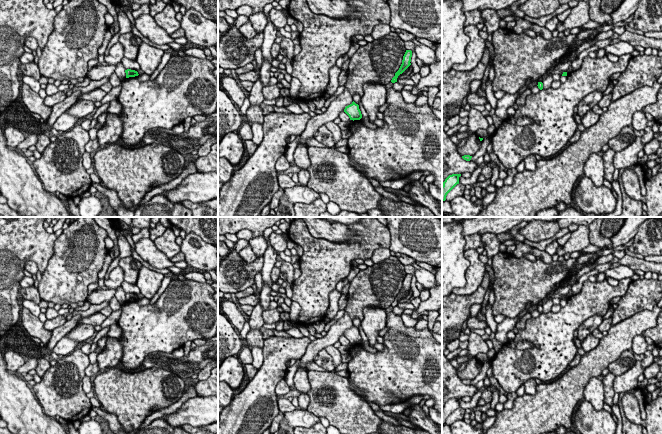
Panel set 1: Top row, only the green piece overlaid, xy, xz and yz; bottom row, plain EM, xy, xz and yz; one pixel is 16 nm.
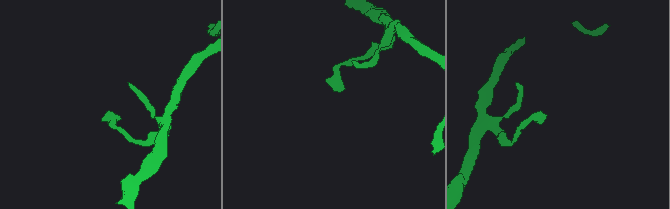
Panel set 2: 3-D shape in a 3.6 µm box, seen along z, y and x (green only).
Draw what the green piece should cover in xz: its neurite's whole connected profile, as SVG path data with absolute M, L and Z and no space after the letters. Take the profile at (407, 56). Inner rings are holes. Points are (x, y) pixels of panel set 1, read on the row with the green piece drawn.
M406 50L404 56L403 56L403 60L402 60L402 64L399 68L399 70L395 73L395 76L392 78L391 82L395 83L397 82L397 78L400 74L402 74L410 65L411 65L411 57L412 57L412 51L411 50Z

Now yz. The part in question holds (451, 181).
M452 174L449 175L442 185L442 202L446 200L447 194L457 185L459 184L459 177L461 174Z

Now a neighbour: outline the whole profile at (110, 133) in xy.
M108 113L104 126L98 130L97 139L100 148L116 143L123 130L123 122L118 114Z

